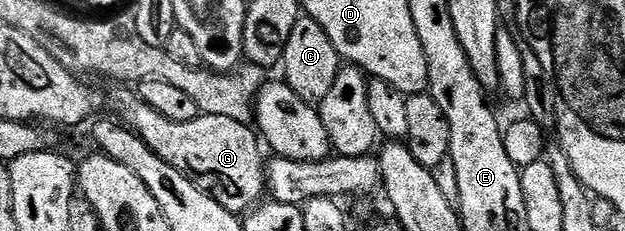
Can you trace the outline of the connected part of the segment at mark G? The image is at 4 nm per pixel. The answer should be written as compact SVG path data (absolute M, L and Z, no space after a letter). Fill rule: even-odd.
M124 90L117 98L116 112L119 123L142 137L149 150L158 154L162 162L174 166L178 174L194 182L194 186L214 198L218 206L244 214L261 203L266 192L266 164L263 159L260 161L261 145L257 133L248 124L218 114L201 114L190 122L170 122L156 110L150 110L150 106L146 106L132 90Z

